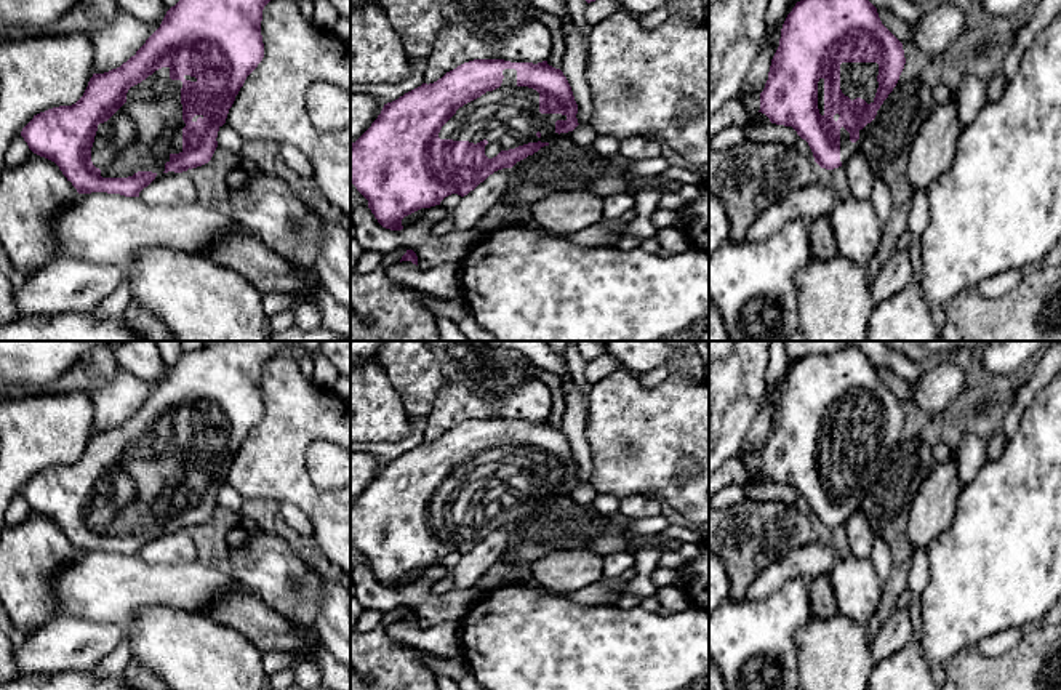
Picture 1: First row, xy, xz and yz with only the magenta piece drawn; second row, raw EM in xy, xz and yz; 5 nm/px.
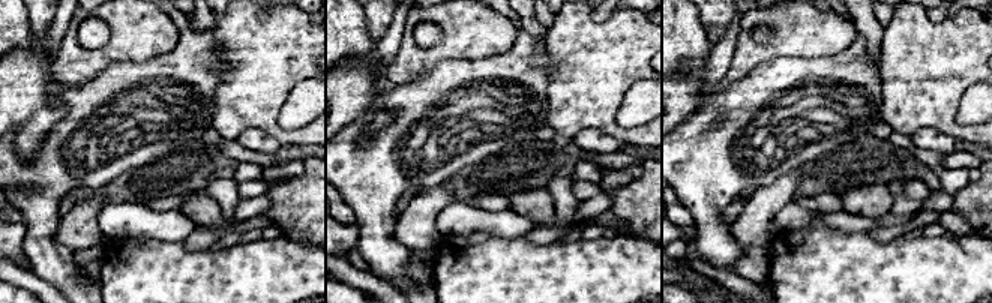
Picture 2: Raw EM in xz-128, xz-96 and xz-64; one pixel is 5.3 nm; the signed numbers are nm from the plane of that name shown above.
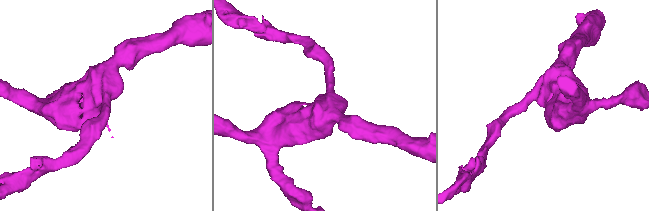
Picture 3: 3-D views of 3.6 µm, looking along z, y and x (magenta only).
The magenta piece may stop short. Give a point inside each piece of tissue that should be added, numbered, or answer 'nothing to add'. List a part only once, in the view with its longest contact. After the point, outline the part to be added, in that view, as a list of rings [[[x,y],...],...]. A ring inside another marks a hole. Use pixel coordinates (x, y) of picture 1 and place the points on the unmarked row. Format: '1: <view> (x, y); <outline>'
1: xz (508, 476); [[[504,427],[502,442],[493,450],[464,463],[442,485],[438,496],[453,499],[488,499],[485,514],[496,515],[501,509],[528,501],[557,501],[573,490],[557,491],[555,480],[567,479],[562,472],[541,472],[539,451],[517,443],[517,429]]]

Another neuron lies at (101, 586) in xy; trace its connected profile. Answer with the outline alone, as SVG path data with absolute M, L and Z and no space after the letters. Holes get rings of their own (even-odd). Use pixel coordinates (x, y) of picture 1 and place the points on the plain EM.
M91 551L80 552L50 580L50 592L58 616L82 618L122 626L147 607L171 607L203 613L222 596L245 591L230 575L200 562L174 565L149 564L139 556Z

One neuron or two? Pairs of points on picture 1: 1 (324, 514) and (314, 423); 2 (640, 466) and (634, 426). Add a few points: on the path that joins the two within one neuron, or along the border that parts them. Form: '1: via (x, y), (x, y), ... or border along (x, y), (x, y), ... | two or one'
1: via (303, 492), (295, 484), (295, 445) | one
2: via (640, 457), (642, 449), (637, 444), (637, 436) | one

